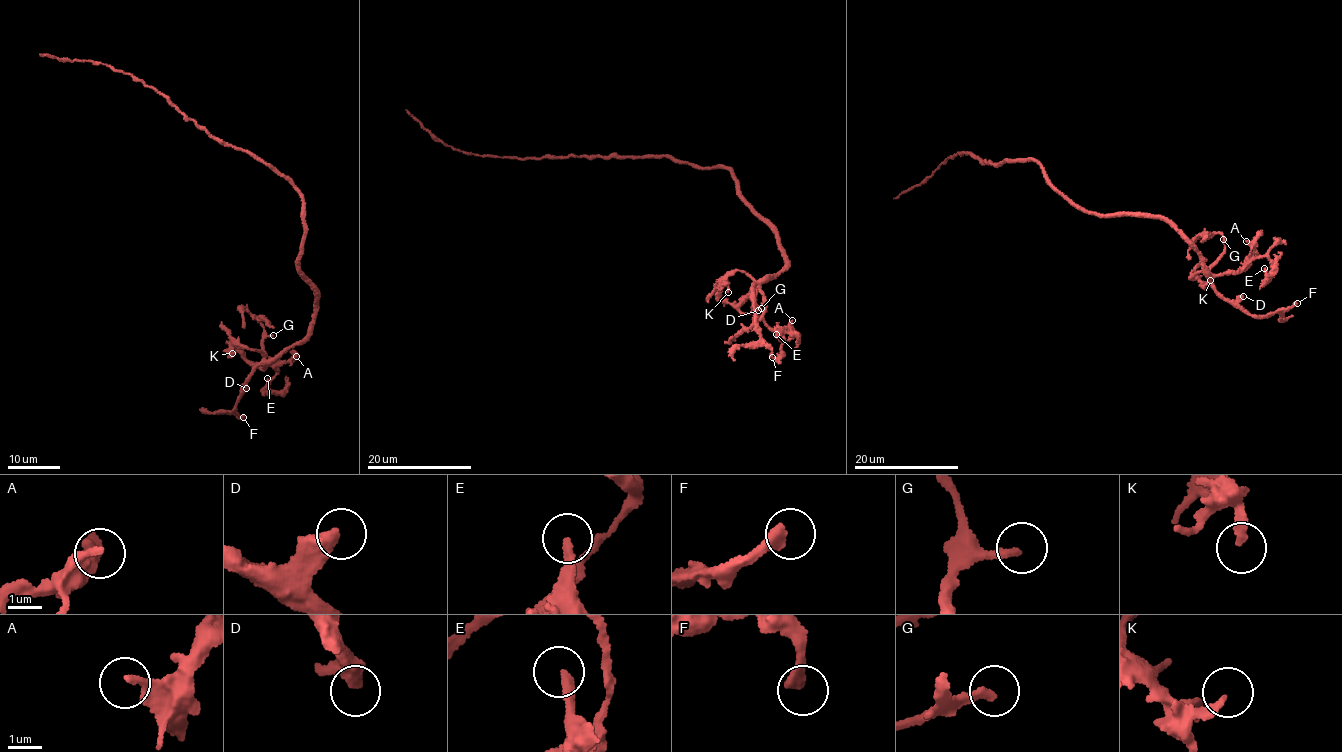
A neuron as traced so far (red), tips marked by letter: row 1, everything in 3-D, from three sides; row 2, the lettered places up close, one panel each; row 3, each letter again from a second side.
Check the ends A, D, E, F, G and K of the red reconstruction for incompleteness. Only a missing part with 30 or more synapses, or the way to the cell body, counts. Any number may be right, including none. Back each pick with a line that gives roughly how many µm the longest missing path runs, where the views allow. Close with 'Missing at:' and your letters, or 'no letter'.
D: Missing length about 15 µm
F: Missing length about 8 µm
G: Missing length about 10 µm
Missing at: D, F, G

